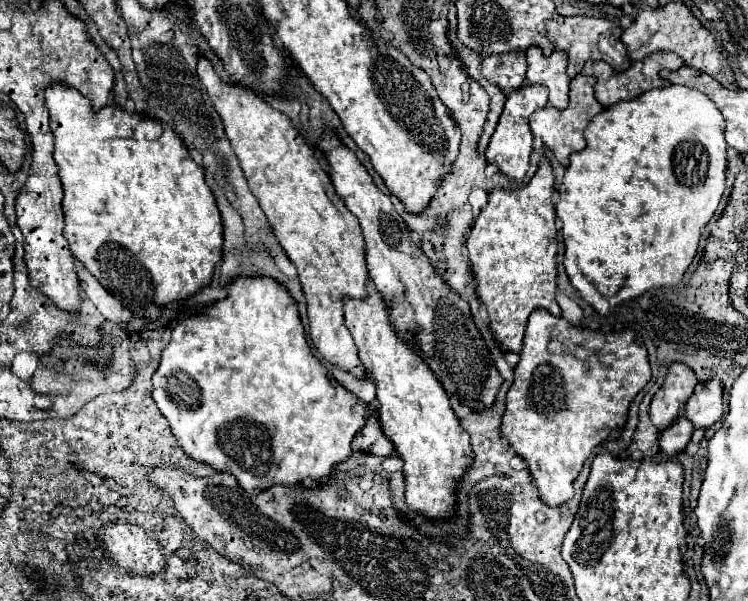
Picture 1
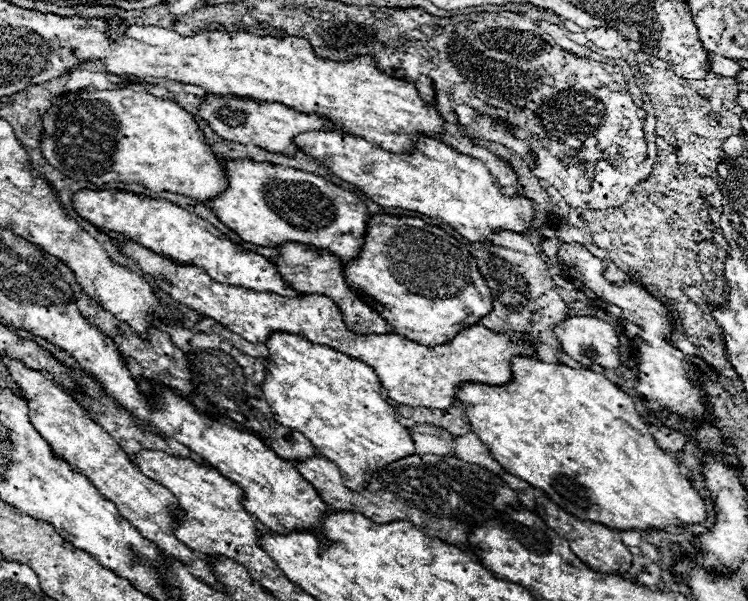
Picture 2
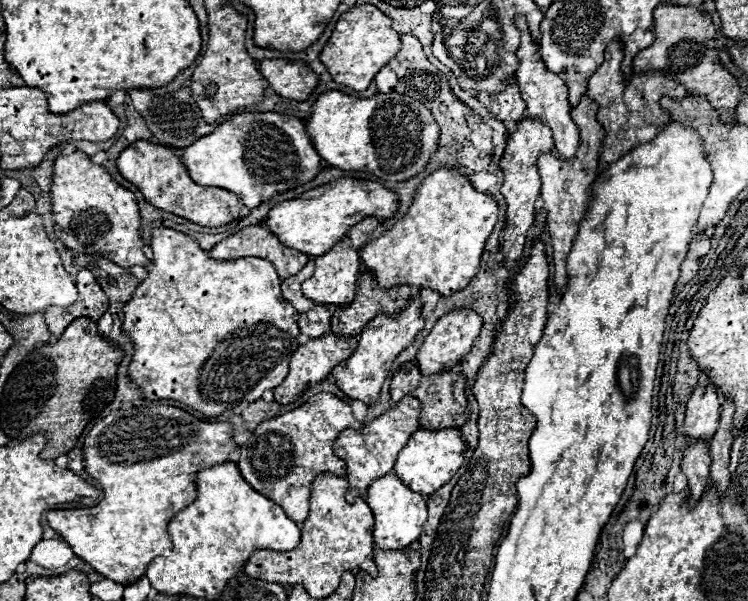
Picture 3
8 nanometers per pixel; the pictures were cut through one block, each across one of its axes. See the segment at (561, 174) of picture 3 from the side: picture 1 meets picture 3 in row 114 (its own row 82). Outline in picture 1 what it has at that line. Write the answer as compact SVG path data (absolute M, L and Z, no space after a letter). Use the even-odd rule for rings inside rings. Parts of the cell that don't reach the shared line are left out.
M578 74L572 84L570 84L570 104L564 110L558 108L540 108L530 116L530 128L534 136L540 136L542 142L554 152L554 156L558 158L558 162L562 166L568 164L568 156L572 152L580 152L586 148L586 140L584 140L584 128L586 124L592 120L592 116L596 116L602 110L602 104L594 98L594 78L592 76L582 76Z

